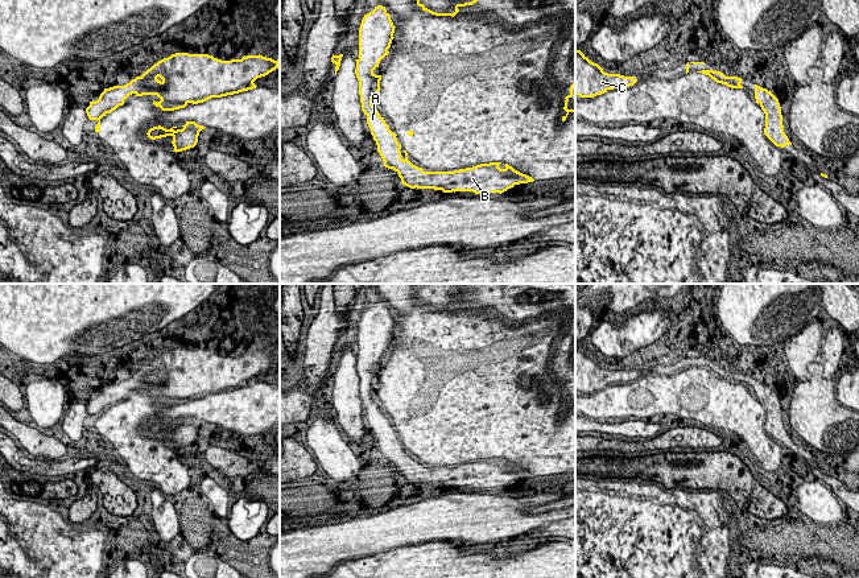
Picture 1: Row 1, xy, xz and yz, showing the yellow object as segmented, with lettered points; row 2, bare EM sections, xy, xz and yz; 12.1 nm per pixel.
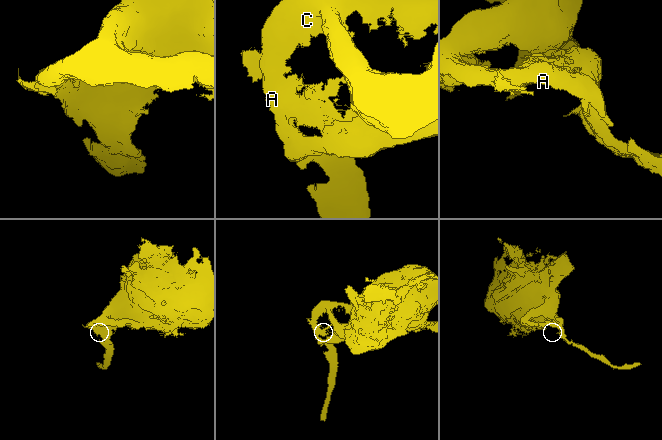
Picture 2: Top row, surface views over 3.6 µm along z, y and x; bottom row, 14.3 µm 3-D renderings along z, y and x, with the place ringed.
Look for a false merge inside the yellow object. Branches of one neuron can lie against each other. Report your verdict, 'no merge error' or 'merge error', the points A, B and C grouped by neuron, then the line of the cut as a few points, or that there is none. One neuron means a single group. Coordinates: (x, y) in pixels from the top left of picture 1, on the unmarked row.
no merge error; groups A B C; cut none

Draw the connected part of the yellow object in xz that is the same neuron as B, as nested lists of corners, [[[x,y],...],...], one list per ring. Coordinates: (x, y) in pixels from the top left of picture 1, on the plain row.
[[[383,301],[364,310],[359,325],[359,354],[355,355],[362,406],[367,412],[371,430],[384,457],[383,462],[397,467],[402,480],[410,484],[434,484],[443,488],[501,490],[515,480],[533,478],[532,472],[515,466],[508,459],[500,465],[501,458],[480,459],[454,467],[425,467],[408,455],[406,446],[404,446],[405,454],[401,454],[401,439],[396,434],[397,430],[389,425],[372,400],[372,393],[380,387],[381,376],[381,371],[376,371],[373,366],[389,350],[395,323],[391,310]]]

